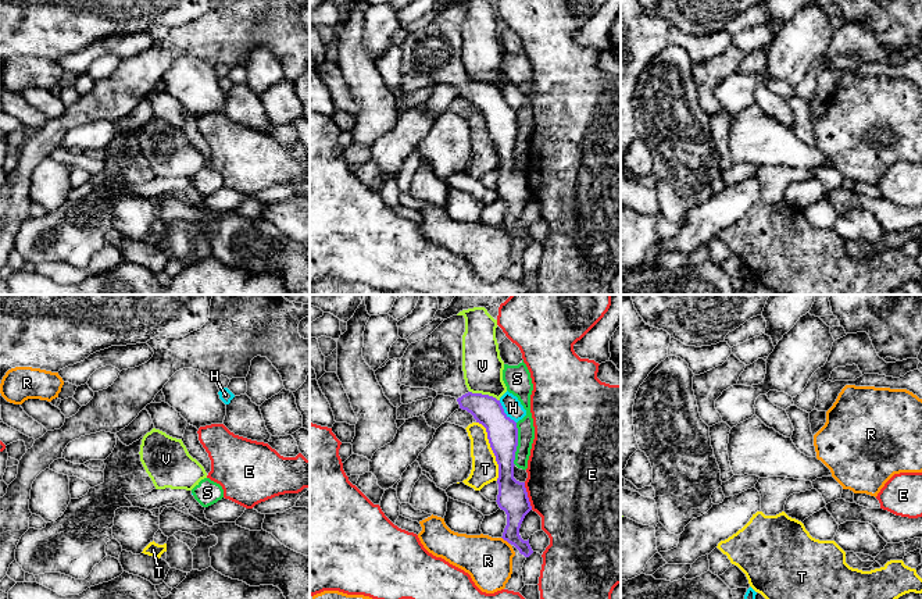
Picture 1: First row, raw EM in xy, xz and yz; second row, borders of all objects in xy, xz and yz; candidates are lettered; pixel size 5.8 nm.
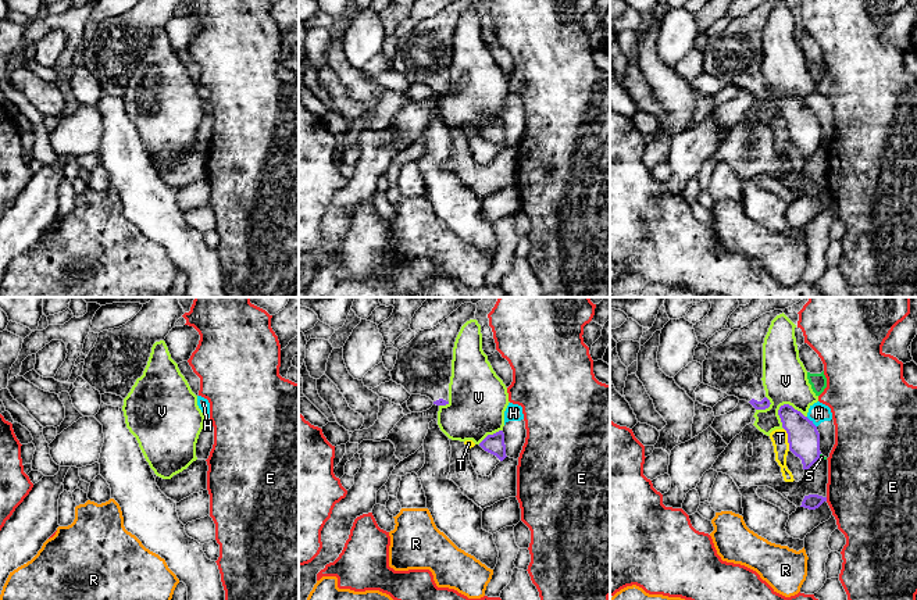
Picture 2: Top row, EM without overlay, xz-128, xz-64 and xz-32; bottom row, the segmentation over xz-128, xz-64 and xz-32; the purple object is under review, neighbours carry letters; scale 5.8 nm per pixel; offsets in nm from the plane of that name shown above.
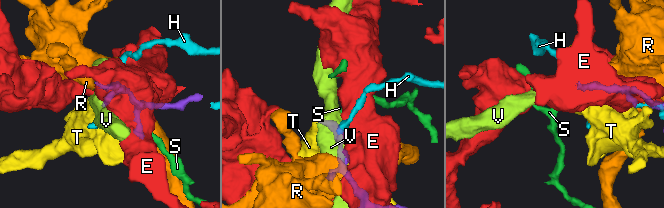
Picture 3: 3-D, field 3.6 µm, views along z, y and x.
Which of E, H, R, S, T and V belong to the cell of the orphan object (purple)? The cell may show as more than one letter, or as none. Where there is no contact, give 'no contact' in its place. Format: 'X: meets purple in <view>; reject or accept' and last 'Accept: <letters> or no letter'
E: meets purple in xz; reject
H: meets purple in xz; reject
R: meets purple in xz; reject
S: meets purple in xz; reject
T: meets purple in xz; reject
V: meets purple in xz; reject
Accept: no letter

